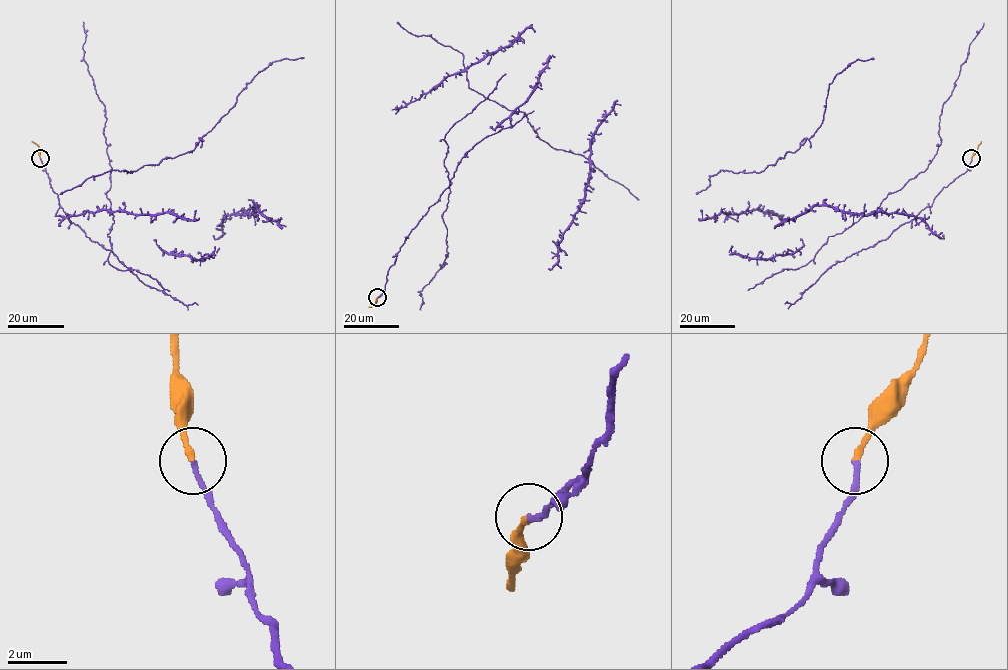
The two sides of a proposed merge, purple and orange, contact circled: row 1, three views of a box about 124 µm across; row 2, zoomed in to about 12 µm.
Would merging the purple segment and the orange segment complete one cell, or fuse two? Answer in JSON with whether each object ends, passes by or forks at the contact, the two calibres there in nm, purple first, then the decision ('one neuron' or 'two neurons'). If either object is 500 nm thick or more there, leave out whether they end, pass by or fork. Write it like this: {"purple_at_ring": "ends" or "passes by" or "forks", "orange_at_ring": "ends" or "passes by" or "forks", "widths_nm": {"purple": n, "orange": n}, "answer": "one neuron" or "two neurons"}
{"purple_at_ring": "ends", "orange_at_ring": "ends", "widths_nm": {"purple": 170, "orange": 200}, "answer": "two neurons"}

